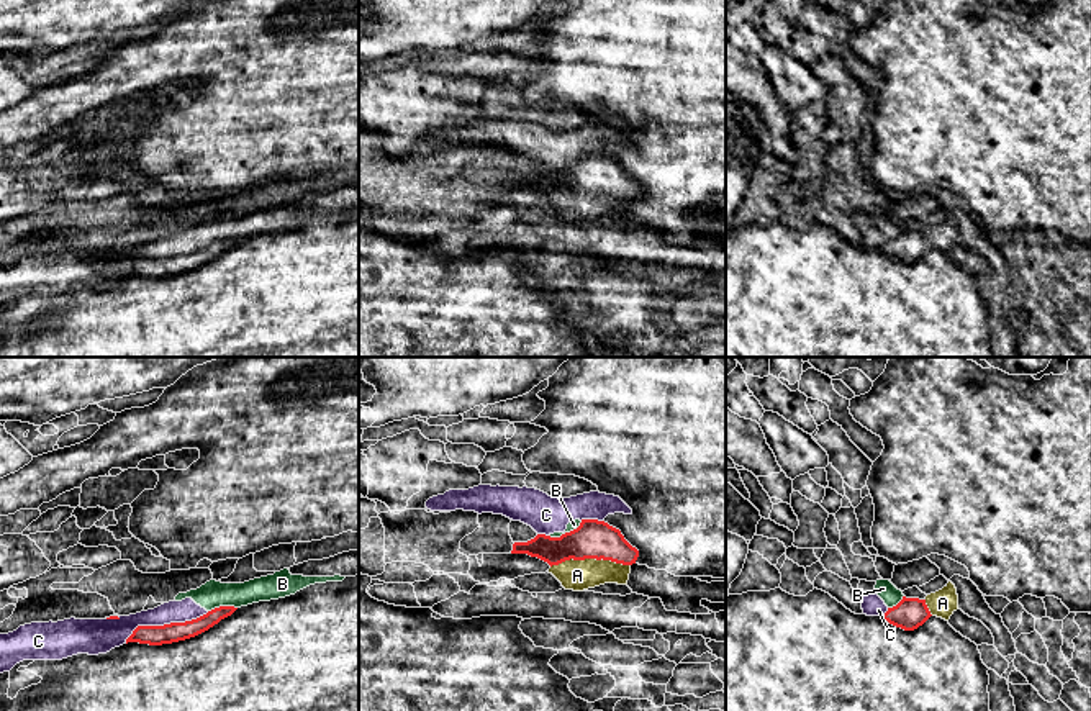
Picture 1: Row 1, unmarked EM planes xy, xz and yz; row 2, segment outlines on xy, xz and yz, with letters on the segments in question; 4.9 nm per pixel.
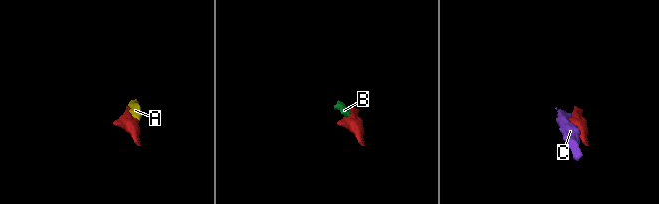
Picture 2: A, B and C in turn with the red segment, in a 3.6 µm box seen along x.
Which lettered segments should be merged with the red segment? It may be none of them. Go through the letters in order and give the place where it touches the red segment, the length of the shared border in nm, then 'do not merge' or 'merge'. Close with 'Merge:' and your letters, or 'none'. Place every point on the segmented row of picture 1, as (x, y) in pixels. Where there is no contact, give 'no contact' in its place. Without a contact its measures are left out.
A: meets red in xz at (590, 557); contact 400 nm long; merge
B: meets red in xz at (565, 533); contact 180 nm long; do not merge
C: meets red in xy at (164, 624); contact 440 nm long; do not merge
Merge: A

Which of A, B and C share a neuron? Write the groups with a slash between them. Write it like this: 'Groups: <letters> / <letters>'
Groups: A / B C

